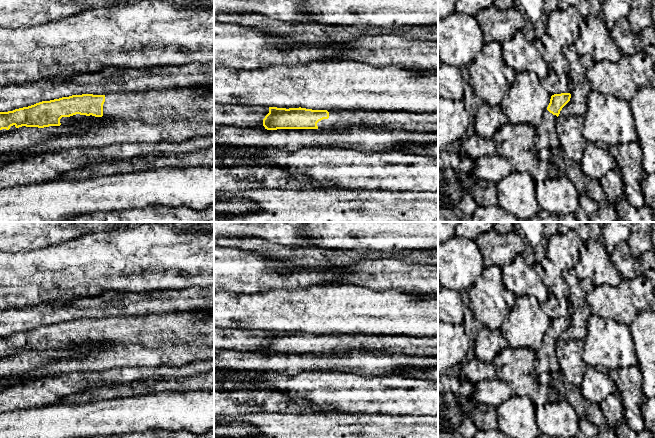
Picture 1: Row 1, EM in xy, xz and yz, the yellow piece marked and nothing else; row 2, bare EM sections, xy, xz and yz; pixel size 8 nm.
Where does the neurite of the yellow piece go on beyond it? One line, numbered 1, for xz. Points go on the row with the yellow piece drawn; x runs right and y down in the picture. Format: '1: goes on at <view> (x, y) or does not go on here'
1: goes on at xz (338, 119)

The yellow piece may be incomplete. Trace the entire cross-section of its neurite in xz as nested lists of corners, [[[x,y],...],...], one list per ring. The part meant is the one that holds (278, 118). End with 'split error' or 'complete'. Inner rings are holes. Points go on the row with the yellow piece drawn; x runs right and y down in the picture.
[[[269,107],[269,113],[263,119],[267,130],[277,129],[339,129],[344,130],[353,126],[376,130],[402,130],[406,132],[438,132],[438,112],[377,112],[369,110],[312,110],[306,108],[277,108]]]; split error

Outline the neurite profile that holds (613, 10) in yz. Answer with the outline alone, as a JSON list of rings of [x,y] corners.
[[[602,0],[601,8],[606,27],[611,30],[622,18],[627,18],[631,0]]]

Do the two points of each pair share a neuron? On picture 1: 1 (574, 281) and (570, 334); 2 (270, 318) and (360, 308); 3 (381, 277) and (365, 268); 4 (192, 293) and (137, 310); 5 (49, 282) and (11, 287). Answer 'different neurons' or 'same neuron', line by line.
1: same neuron
2: same neuron
3: same neuron
4: same neuron
5: same neuron

